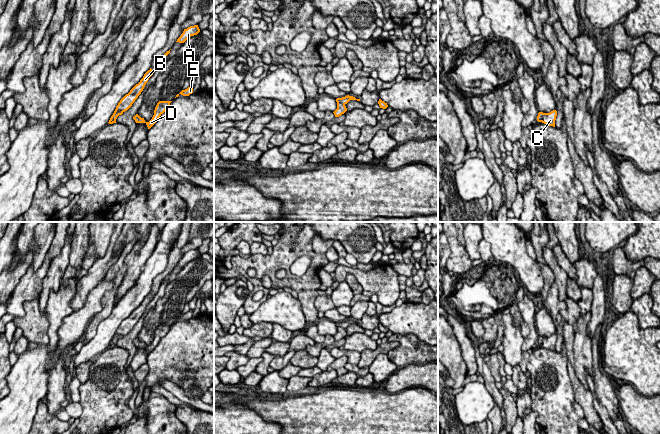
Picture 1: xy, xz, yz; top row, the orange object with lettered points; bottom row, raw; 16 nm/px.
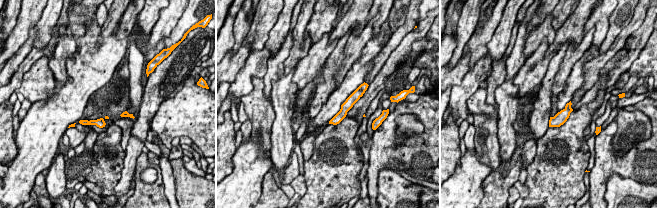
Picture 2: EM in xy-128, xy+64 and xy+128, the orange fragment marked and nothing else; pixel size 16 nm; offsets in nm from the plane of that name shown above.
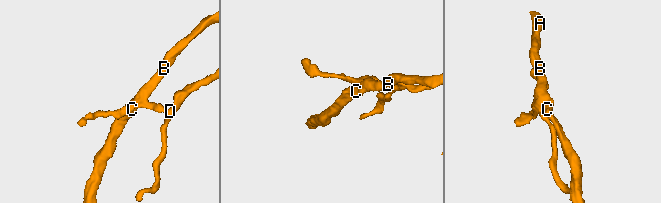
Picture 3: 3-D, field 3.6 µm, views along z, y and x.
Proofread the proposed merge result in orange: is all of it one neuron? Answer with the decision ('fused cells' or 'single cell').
fused cells

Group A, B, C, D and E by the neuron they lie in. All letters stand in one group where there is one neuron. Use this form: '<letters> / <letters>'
A B C / D E

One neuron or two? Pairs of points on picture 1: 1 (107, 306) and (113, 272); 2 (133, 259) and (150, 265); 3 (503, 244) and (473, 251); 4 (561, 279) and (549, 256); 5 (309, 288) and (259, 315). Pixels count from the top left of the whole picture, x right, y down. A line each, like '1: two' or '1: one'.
1: one
2: two
3: two
4: one
5: two

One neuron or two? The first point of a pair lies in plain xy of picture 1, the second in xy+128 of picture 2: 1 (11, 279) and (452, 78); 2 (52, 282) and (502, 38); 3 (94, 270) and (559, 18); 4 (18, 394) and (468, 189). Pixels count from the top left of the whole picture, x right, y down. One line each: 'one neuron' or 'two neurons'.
1: one neuron
2: two neurons
3: two neurons
4: one neuron

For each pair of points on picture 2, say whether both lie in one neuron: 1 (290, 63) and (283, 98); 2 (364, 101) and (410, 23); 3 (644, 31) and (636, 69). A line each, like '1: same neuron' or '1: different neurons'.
1: different neurons
2: different neurons
3: different neurons

